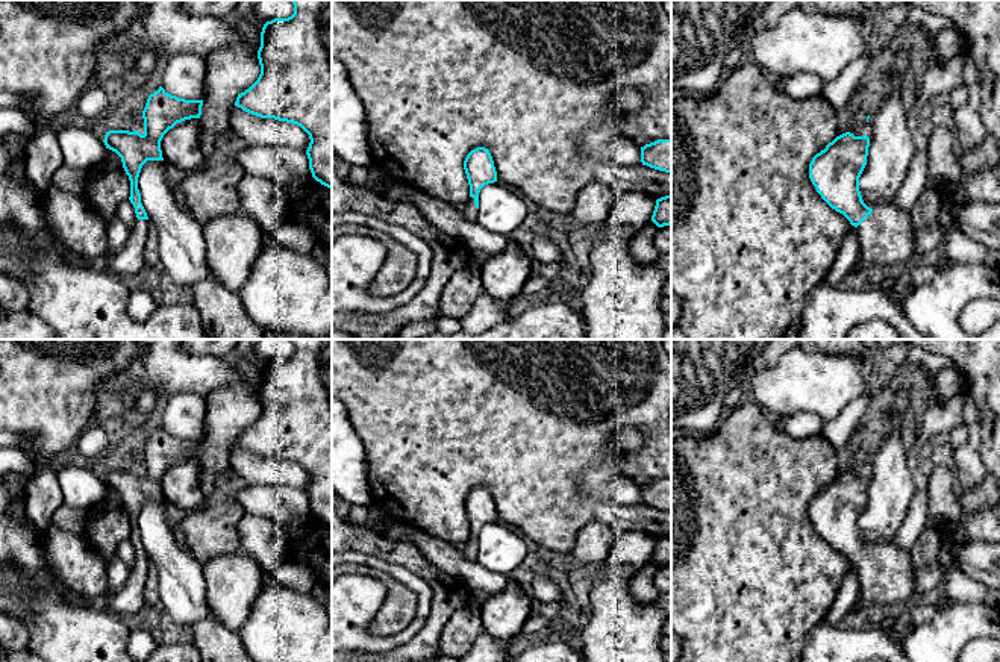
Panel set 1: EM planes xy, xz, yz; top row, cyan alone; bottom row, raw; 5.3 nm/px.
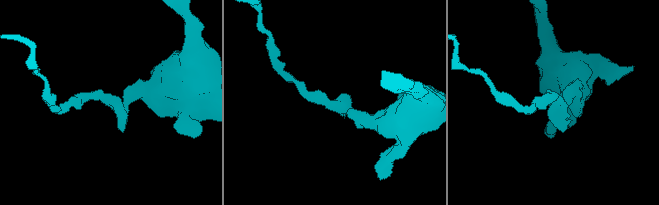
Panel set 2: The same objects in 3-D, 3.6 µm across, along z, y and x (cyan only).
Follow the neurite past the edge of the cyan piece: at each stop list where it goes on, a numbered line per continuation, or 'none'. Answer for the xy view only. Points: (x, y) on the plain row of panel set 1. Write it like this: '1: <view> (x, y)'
1: xy (129, 600)

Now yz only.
1: yz (885, 576)

